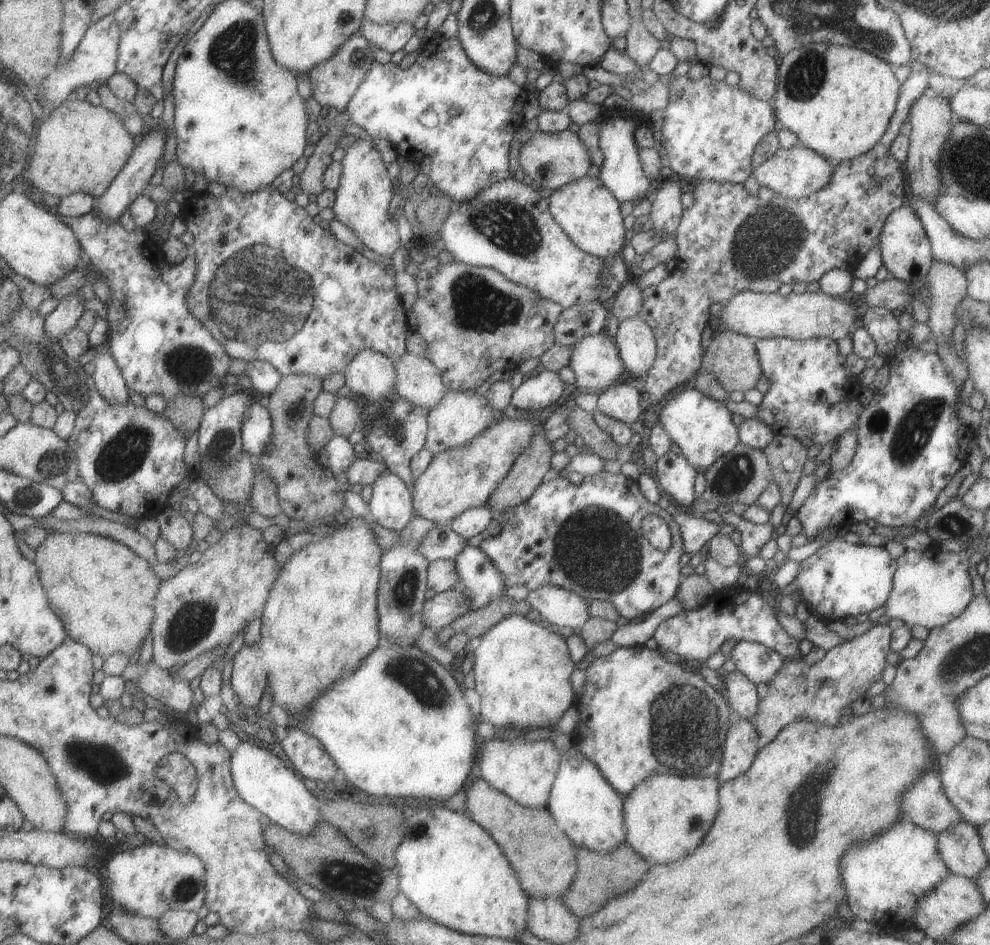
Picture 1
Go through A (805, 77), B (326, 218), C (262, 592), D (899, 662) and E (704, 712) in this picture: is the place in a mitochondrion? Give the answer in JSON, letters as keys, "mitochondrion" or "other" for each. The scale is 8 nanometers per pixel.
{"A":"mitochondrion","B":"other","C":"other","D":"other","E":"mitochondrion"}

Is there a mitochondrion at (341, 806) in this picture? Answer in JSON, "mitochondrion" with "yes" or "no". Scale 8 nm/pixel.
{"mitochondrion":"no"}

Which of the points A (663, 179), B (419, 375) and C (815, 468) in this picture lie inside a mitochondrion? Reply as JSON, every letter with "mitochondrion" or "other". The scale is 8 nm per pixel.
{"A":"other","B":"other","C":"other"}

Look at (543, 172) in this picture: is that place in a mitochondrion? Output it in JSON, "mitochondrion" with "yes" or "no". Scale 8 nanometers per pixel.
{"mitochondrion":"no"}

